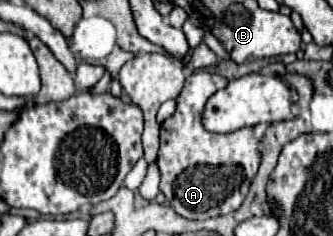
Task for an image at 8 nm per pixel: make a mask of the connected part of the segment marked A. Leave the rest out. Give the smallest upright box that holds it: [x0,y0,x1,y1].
[156,71,260,219]

